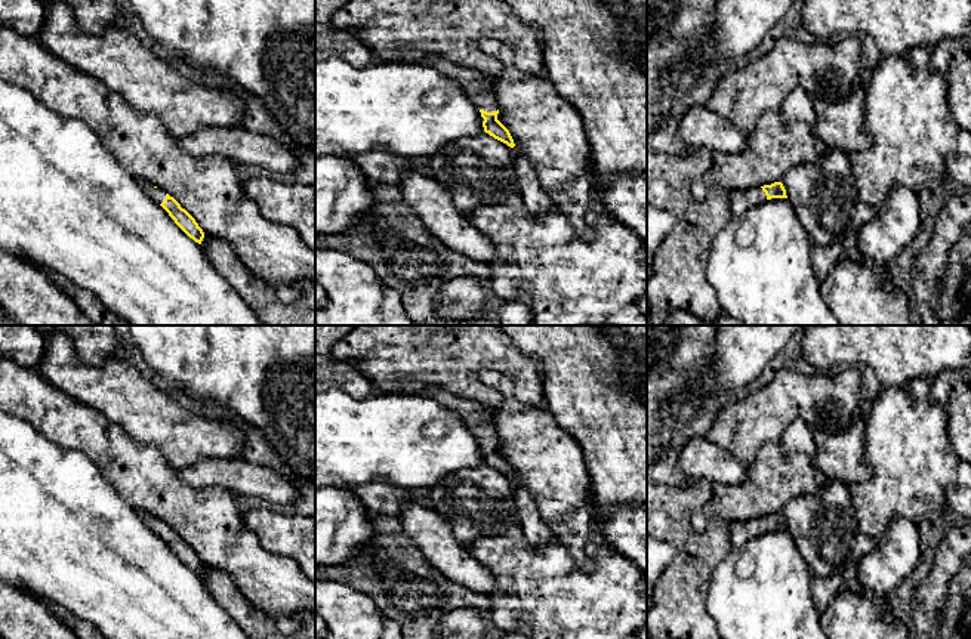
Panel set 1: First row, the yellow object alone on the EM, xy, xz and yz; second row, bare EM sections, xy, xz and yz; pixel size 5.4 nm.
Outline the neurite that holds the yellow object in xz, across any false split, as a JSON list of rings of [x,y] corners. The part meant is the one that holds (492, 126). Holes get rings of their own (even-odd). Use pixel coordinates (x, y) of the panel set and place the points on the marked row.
[[[438,55],[426,56],[422,64],[440,70],[462,90],[472,95],[475,98],[475,106],[480,109],[481,117],[484,118],[484,132],[511,148],[515,146],[509,130],[497,120],[499,109],[493,93],[491,78]]]

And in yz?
[[[774,182],[771,185],[749,188],[749,189],[734,189],[730,191],[731,214],[733,217],[743,214],[753,206],[764,203],[771,198],[787,198],[786,189],[782,182]]]

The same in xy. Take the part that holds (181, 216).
[[[144,183],[148,197],[160,204],[169,216],[175,220],[175,223],[195,243],[201,244],[204,238],[203,229],[198,226],[195,219],[181,207],[181,204],[166,194],[161,188],[154,188],[152,185]]]

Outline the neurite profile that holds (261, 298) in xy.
[[[204,234],[200,246],[218,272],[265,325],[315,325],[314,281],[300,281],[300,296],[293,302],[283,302],[265,280],[244,266],[231,244]]]

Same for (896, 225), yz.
[[[897,186],[891,189],[884,207],[860,226],[856,241],[863,259],[879,271],[915,240],[921,225],[918,192]]]

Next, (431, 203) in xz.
[[[409,170],[398,186],[403,201],[411,207],[426,229],[450,250],[487,265],[497,257],[494,243],[466,219],[443,185]]]

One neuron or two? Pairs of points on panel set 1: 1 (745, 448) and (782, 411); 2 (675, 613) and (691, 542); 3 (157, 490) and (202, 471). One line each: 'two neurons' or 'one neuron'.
1: one neuron
2: one neuron
3: two neurons

